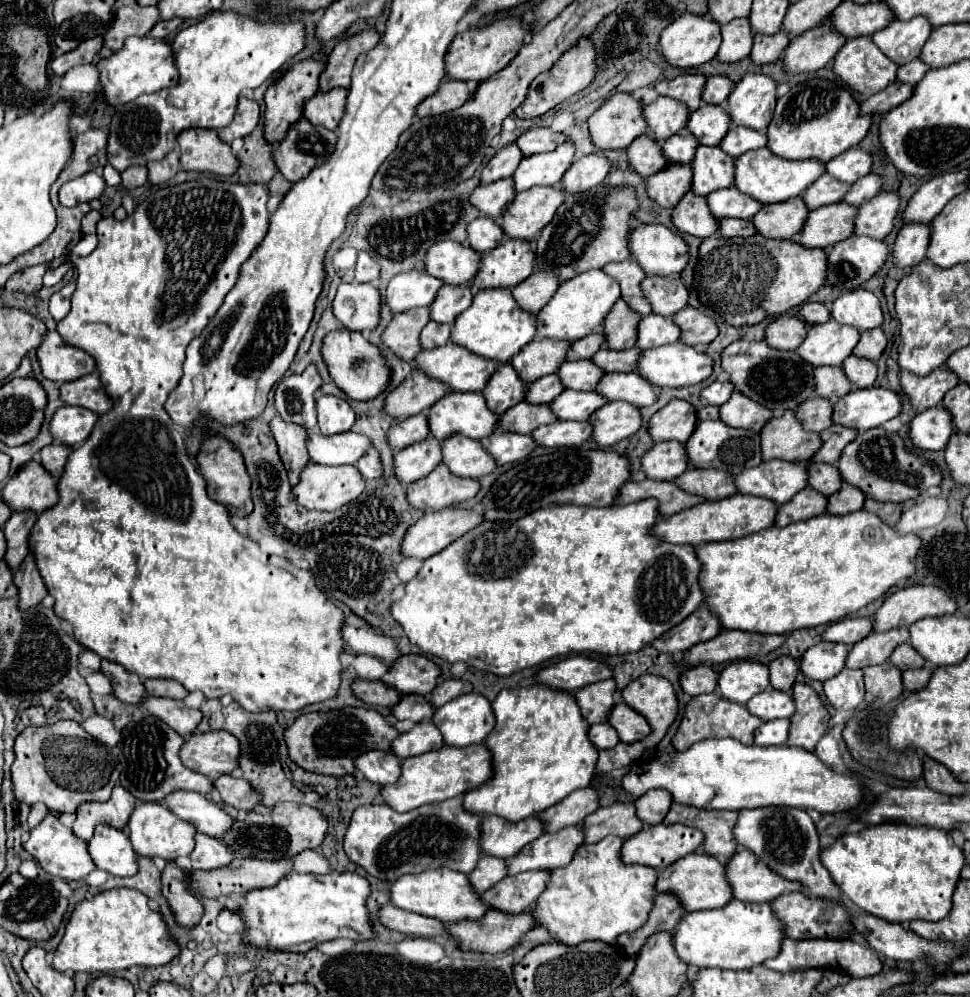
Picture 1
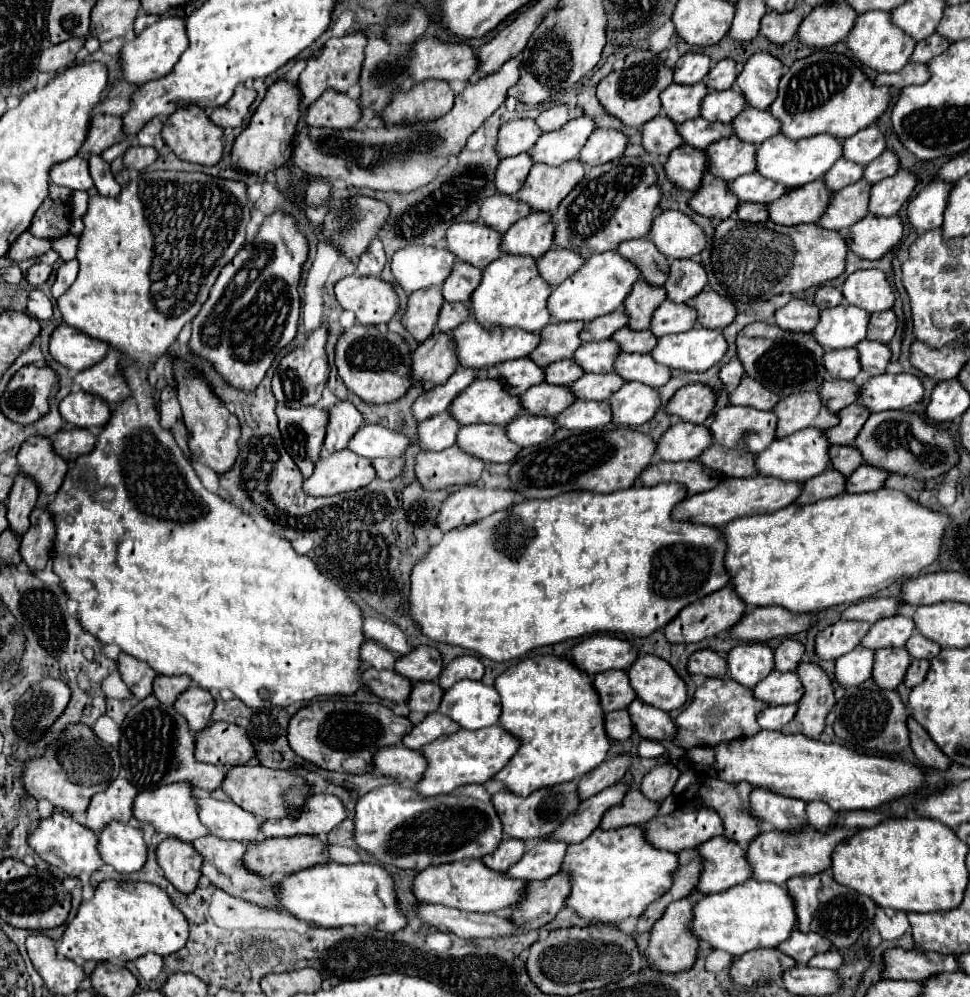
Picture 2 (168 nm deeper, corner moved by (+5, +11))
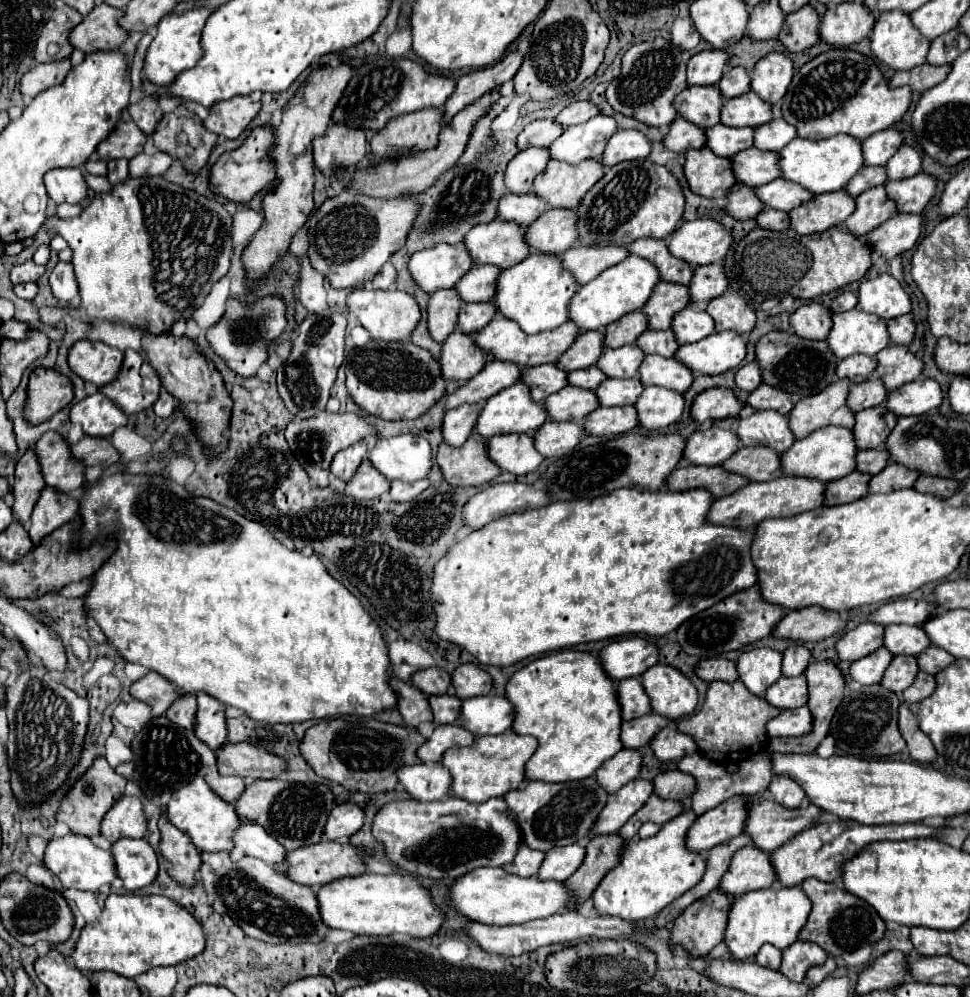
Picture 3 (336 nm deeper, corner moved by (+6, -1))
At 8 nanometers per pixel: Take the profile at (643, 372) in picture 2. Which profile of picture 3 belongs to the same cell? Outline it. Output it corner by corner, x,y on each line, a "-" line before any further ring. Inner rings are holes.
648,355
638,369
638,379
642,381
642,385
658,385
670,391
684,393
690,387
694,375
674,359

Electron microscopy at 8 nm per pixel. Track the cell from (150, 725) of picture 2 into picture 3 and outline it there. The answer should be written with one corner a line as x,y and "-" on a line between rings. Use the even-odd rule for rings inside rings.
164,715
150,719
146,727
134,735
130,749
134,753
132,761
136,765
132,779
140,787
144,797
162,795
164,791
176,791
194,777
202,777
210,785
210,789
228,803
234,803
246,787
242,777
222,777
216,771
216,753
208,745
202,745
202,741
198,741
198,737
194,737
190,729
174,725

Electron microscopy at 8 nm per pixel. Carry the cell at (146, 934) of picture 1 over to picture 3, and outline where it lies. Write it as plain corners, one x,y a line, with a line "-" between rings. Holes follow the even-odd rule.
110,895
102,915
86,923
72,953
76,969
112,971
136,977
158,965
178,965
204,949
204,933
198,921
168,897
150,895

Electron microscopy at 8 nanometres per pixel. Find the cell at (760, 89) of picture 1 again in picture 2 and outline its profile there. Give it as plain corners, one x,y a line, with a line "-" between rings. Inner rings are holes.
767,51
755,53
747,59
735,83
751,107
769,109
777,97
777,85
783,73
781,69
783,63

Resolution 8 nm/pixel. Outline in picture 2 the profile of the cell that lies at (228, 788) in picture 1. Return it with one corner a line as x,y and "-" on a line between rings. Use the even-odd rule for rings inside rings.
239,765
227,771
227,777
223,781
223,791
231,797
233,803
243,807
245,811
255,813
261,819
283,819
283,817
299,817
303,811
307,799
311,797
311,787
303,781
303,777
281,771
281,769
269,769
263,765

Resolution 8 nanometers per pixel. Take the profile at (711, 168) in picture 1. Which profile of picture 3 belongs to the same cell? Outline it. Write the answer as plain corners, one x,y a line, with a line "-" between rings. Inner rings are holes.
748,147
730,157
734,177
738,183
748,187
760,187
778,177
778,157
770,151

